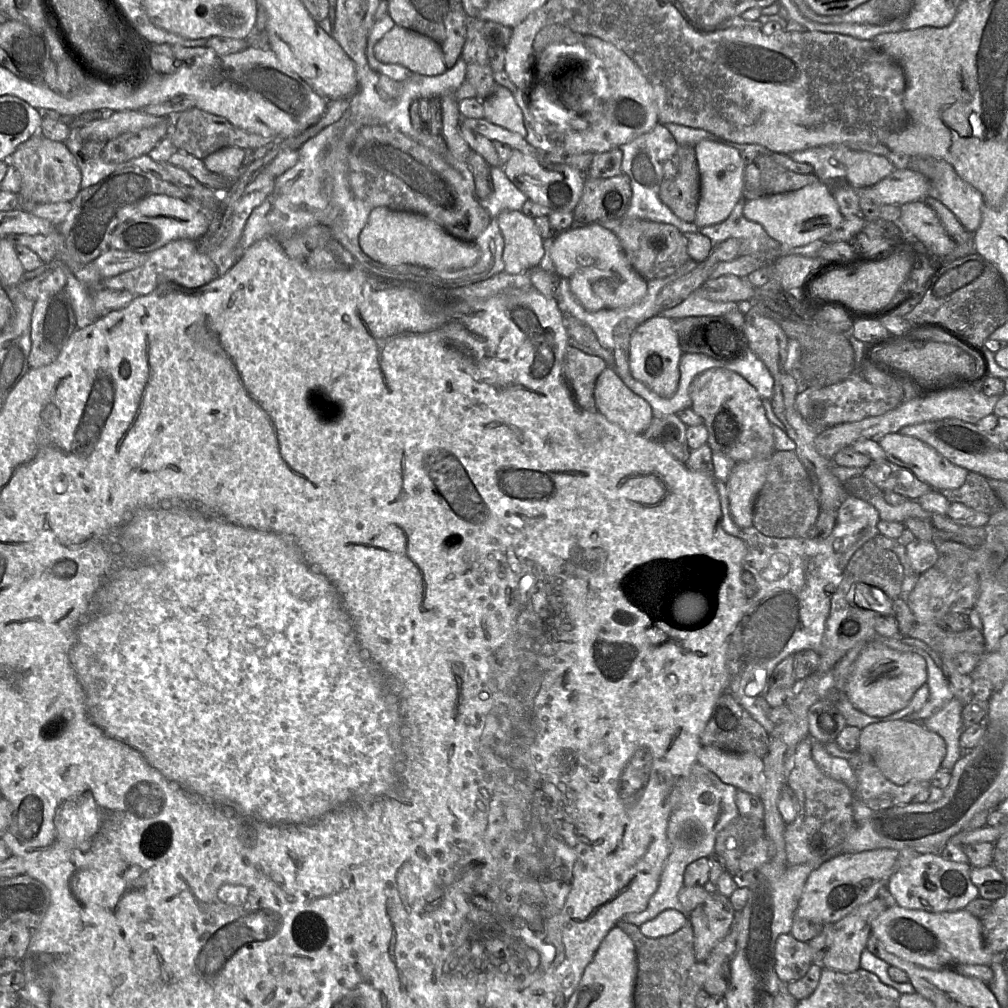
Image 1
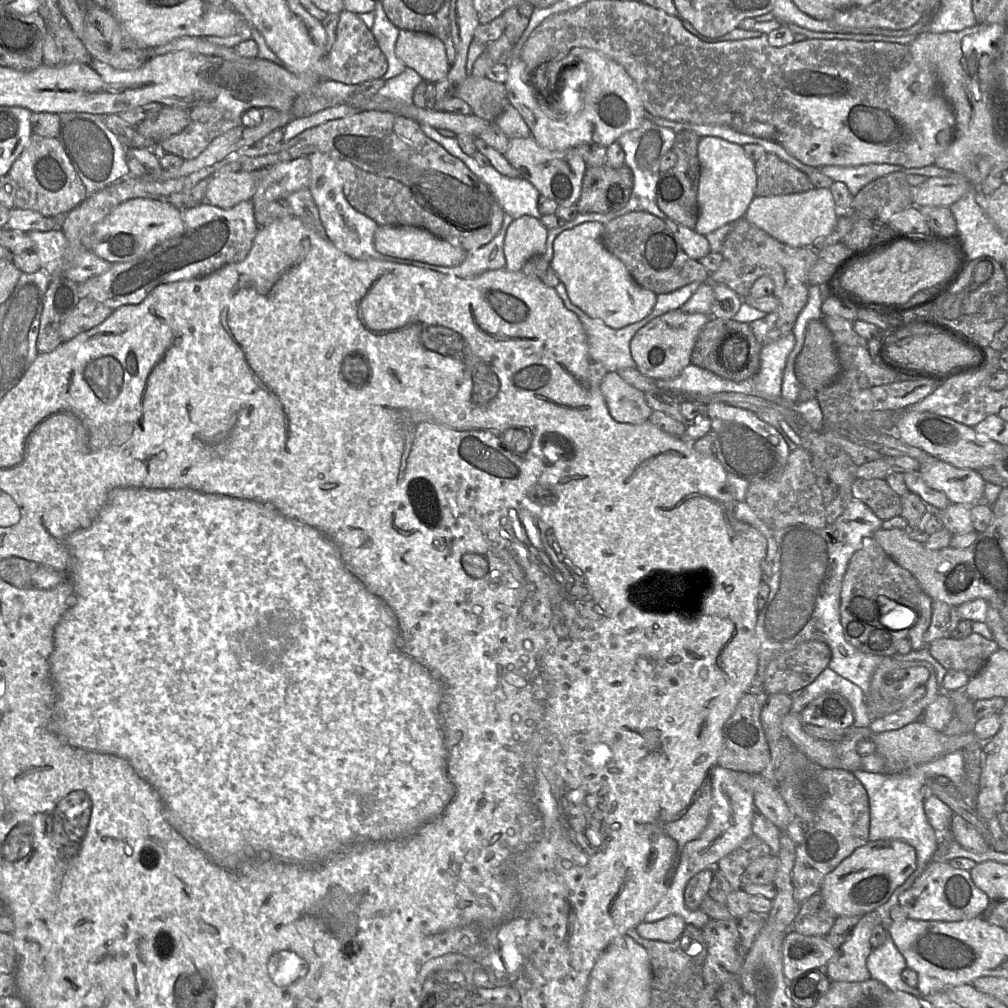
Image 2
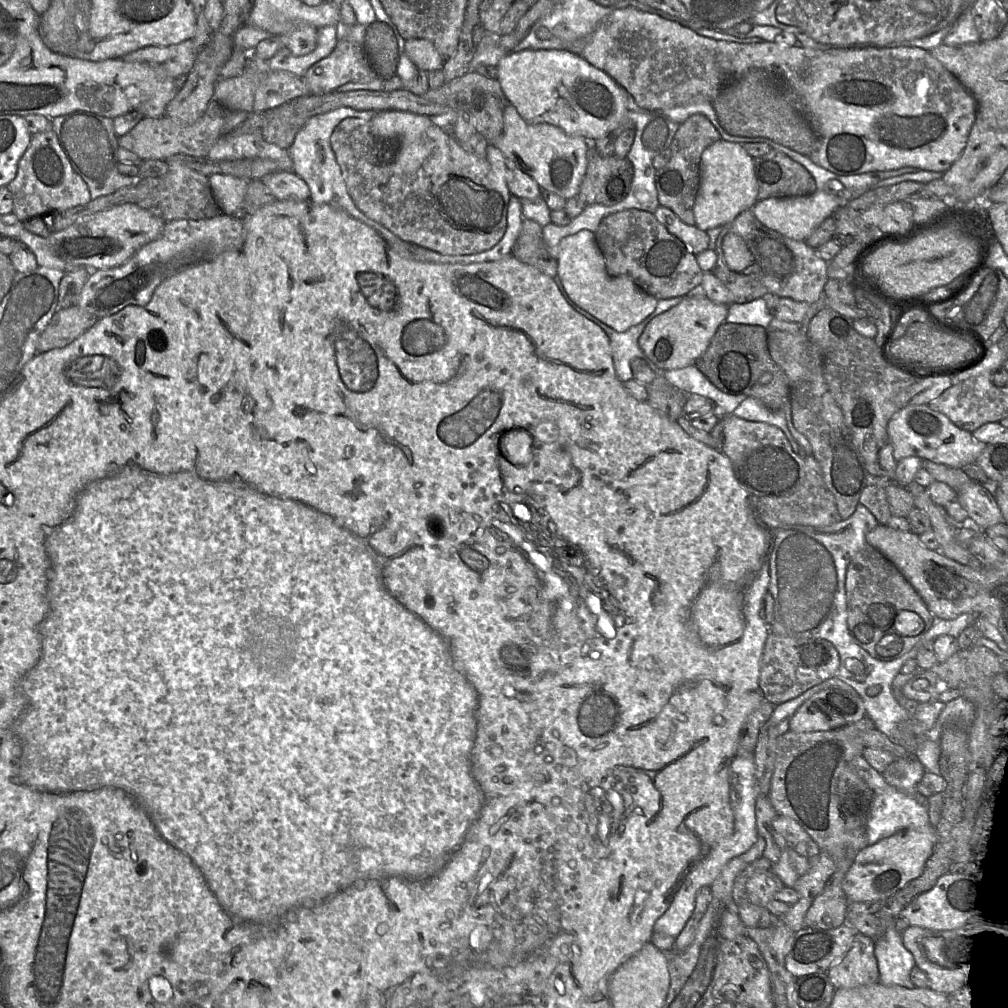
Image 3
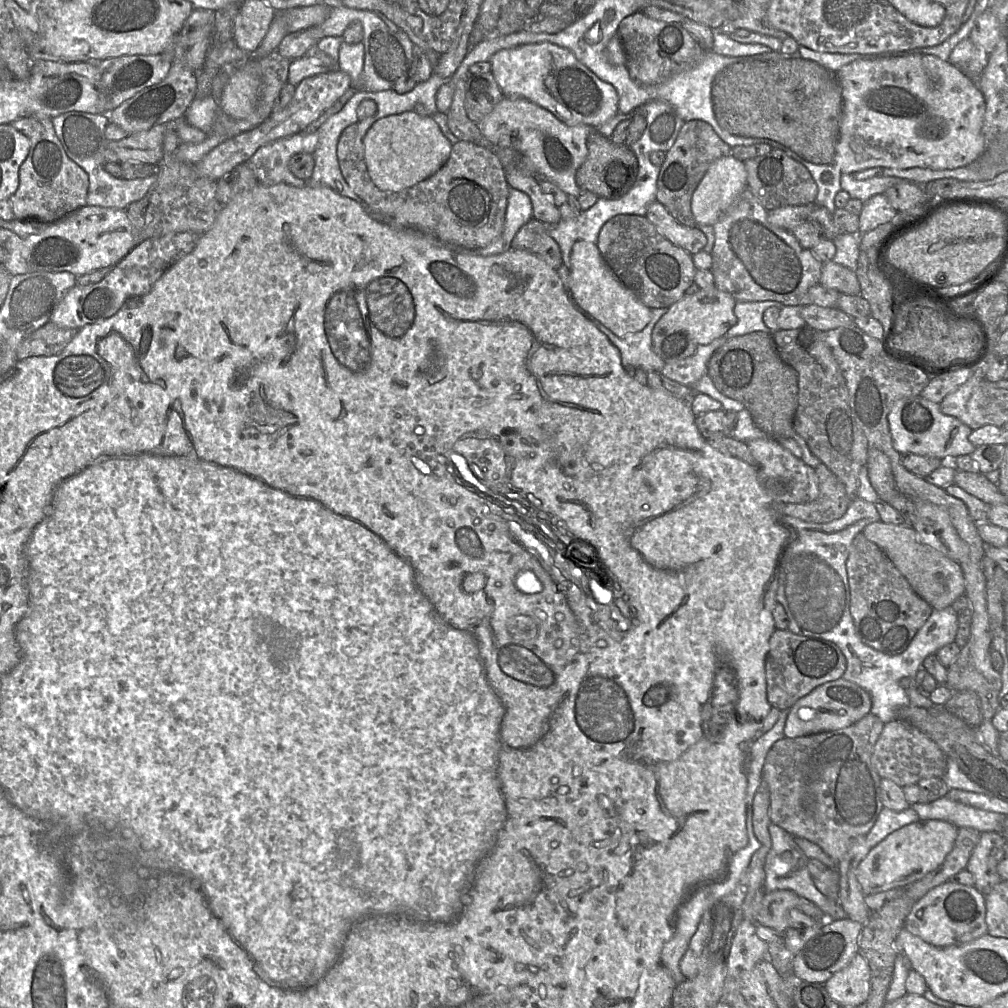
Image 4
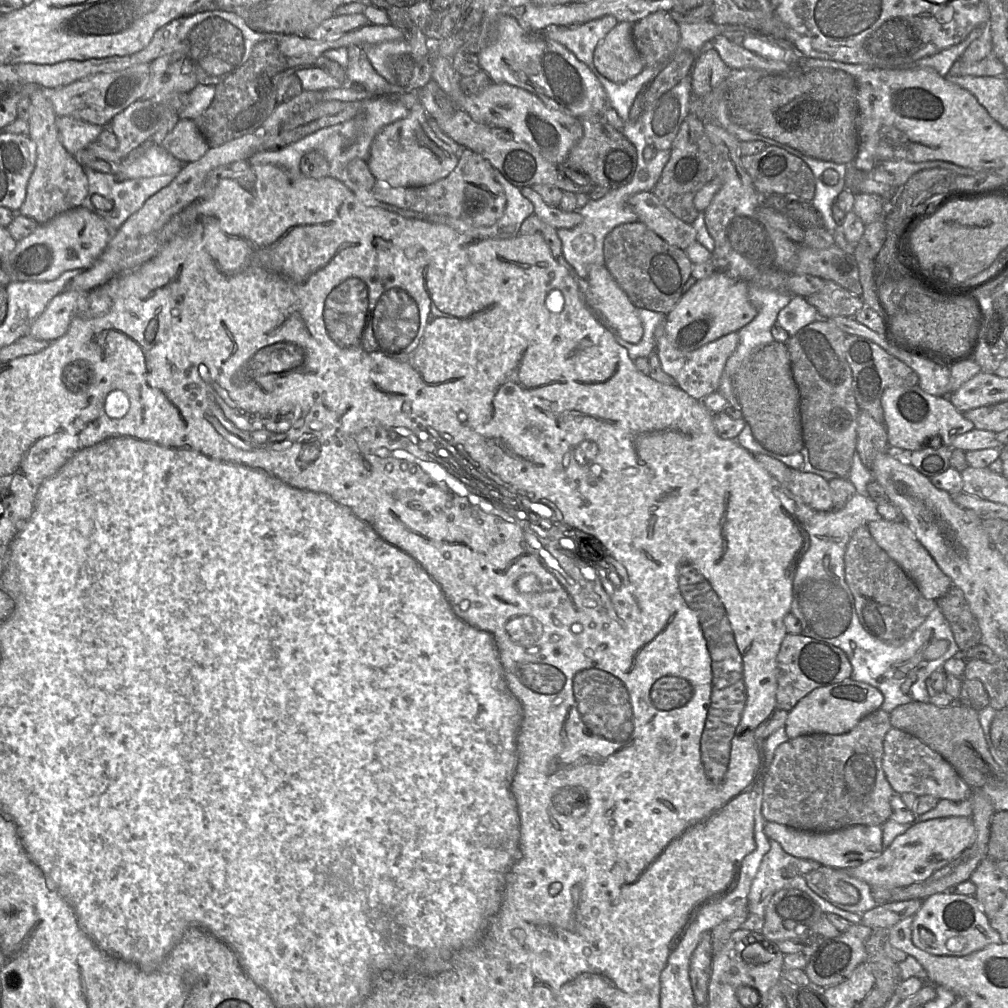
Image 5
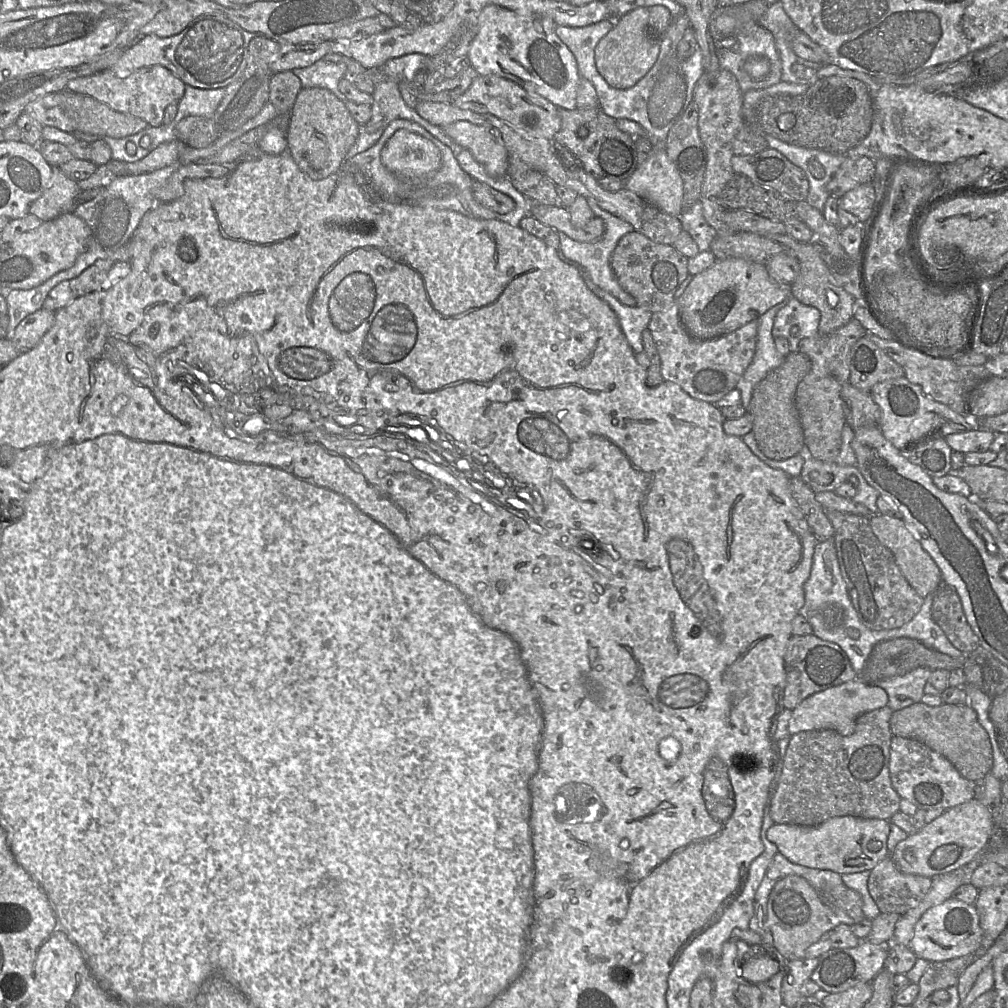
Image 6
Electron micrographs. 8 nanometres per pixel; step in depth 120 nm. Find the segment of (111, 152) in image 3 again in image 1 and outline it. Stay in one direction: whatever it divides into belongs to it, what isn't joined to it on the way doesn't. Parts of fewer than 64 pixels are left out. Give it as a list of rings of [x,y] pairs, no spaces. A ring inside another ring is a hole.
[[[71,129],[71,134],[64,143],[81,171],[81,189],[97,184],[120,168],[131,166],[130,162],[113,163],[104,160],[102,150],[105,142],[85,141],[79,136],[78,129]]]

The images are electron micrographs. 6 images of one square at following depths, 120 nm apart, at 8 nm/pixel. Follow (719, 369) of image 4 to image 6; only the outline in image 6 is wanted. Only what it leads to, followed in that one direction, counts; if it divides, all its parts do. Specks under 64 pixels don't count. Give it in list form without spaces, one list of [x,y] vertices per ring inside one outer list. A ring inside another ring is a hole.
[[[791,352],[781,366],[771,371],[754,388],[747,413],[753,418],[756,442],[767,457],[786,460],[801,452],[804,445],[804,430],[796,406],[796,390],[800,381],[811,369],[808,355]]]

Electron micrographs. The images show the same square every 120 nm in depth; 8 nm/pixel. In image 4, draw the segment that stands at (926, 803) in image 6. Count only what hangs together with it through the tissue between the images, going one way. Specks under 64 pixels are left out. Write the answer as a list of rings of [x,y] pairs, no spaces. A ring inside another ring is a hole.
[[[893,719],[885,723],[873,747],[871,762],[881,778],[904,787],[924,778],[941,778],[946,770],[947,757],[924,732],[905,721]]]

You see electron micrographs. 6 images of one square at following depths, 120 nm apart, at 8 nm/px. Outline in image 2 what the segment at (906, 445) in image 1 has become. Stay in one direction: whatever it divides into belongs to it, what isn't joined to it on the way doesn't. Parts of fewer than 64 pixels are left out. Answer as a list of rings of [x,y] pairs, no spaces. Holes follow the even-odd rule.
[[[928,454],[918,470],[930,488],[940,491],[951,503],[972,506],[983,499],[986,482],[973,469],[959,469]]]

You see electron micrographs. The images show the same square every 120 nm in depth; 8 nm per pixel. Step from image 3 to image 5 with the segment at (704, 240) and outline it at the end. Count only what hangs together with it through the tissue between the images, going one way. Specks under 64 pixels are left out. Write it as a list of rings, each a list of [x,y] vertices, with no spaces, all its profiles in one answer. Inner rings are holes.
[[[653,191],[631,195],[628,205],[638,216],[638,221],[670,245],[685,250],[696,241],[697,232],[694,227],[677,218]]]

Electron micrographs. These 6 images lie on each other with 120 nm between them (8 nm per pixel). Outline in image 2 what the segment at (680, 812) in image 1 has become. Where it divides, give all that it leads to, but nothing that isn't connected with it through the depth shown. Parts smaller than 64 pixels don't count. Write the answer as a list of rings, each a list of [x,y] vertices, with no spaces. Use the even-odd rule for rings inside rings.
[[[717,764],[711,772],[712,807],[709,822],[700,836],[688,842],[682,849],[670,886],[661,901],[648,912],[643,922],[651,923],[670,915],[678,915],[687,925],[703,928],[710,920],[700,908],[690,910],[684,899],[684,892],[689,880],[702,870],[716,868],[724,856],[739,847],[752,834],[752,820],[755,813],[753,795],[741,787],[733,778],[732,770]]]

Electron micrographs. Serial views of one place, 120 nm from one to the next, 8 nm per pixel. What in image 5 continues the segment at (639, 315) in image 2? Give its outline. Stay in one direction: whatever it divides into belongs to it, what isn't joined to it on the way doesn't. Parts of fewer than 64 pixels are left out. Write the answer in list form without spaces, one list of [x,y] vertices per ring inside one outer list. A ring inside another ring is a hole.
[[[592,265],[587,277],[589,290],[584,294],[588,306],[629,343],[638,343],[643,324],[636,307],[618,285],[605,265]]]

